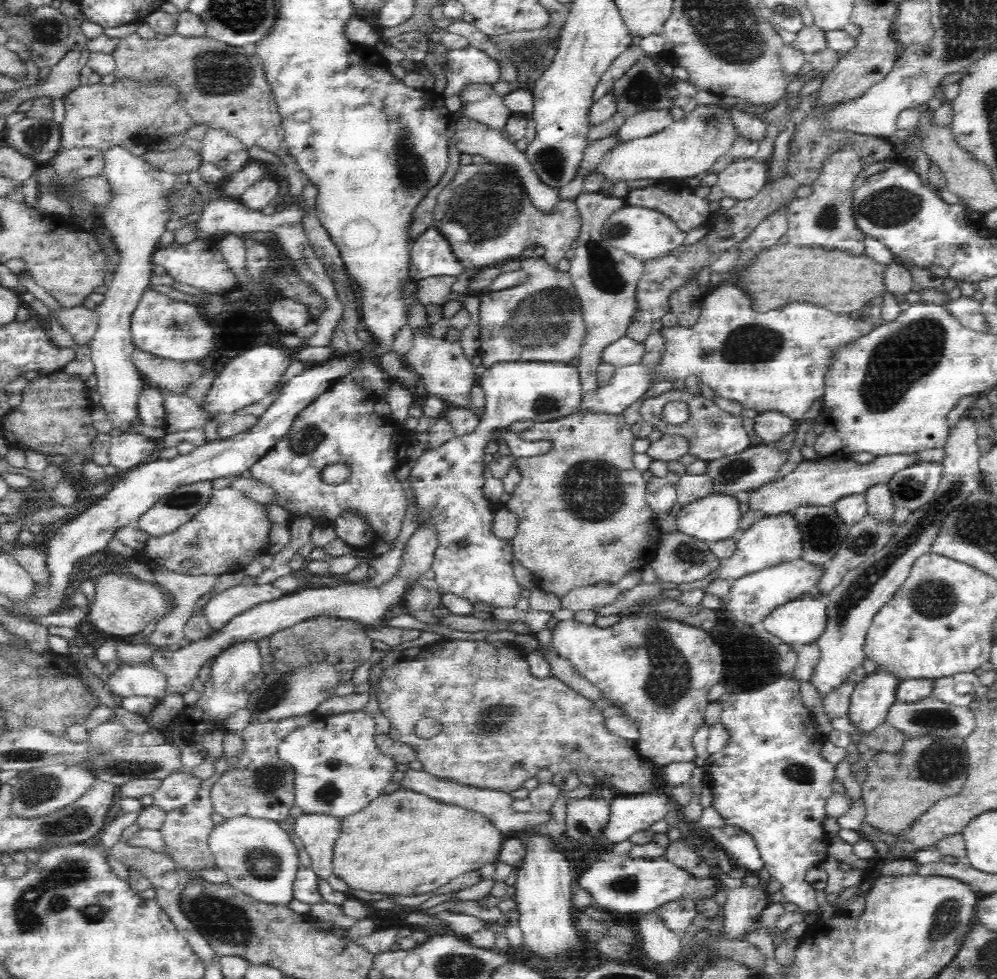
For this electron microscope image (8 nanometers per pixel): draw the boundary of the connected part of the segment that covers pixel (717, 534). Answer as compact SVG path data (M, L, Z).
M713 494L684 506L677 514L677 532L708 544L737 538L742 512L739 499L726 494Z

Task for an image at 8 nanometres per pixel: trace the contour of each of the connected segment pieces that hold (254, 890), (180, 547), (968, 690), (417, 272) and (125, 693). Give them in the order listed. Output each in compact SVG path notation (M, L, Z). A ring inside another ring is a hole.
M251 816L226 819L214 826L208 844L215 866L226 873L227 883L236 890L271 905L288 905L293 899L293 882L301 865L295 842L278 822Z
M231 487L214 489L209 504L206 504L190 522L180 526L172 534L151 537L145 548L137 552L134 558L148 566L150 571L163 568L170 572L219 576L243 569L267 552L270 530L272 523L264 506ZM184 559L192 559L194 566L183 566Z
M962 672L935 679L931 695L942 702L966 707L976 698L976 688L981 685L978 675Z
M434 226L411 244L409 276L415 281L431 276L457 276L464 266L454 257L449 241Z
M119 663L119 667L109 675L107 686L111 694L122 698L146 696L160 702L166 694L166 675L154 667L154 663Z

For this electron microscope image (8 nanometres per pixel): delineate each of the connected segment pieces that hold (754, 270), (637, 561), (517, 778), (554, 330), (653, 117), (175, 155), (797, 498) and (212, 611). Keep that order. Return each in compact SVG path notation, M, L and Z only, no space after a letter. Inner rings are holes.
M778 242L772 248L768 250L760 252L760 254L756 255L756 260L748 266L748 268L744 268L744 270L740 271L737 274L737 286L741 286L742 290L745 290L746 294L749 294L753 309L756 311L762 310L762 314L766 312L766 310L776 310L778 308L783 308L786 304L790 304L790 302L796 303L810 303L814 306L821 306L826 310L832 310L836 314L848 315L850 312L854 312L854 310L859 310L865 312L869 307L868 302L870 300L874 300L874 298L880 298L880 296L884 296L887 290L884 286L884 271L886 271L887 266L882 264L877 264L866 254L846 254L846 252L838 252L838 250L828 250L826 248L822 248L821 246L807 246L807 247L797 247L792 246L791 242L786 242L784 244Z
M576 412L574 414L554 419L550 422L536 422L530 428L518 433L525 441L537 441L540 439L550 439L550 450L541 456L515 459L515 466L522 475L522 480L518 488L514 490L512 498L506 502L508 511L512 511L518 517L518 528L516 535L510 540L513 558L530 570L533 580L538 589L556 595L559 599L570 594L572 590L581 586L594 585L597 582L618 583L620 578L630 571L638 571L646 566L654 558L656 546L660 541L661 532L658 528L656 517L647 502L646 488L648 482L642 477L642 472L636 470L633 464L634 435L630 430L630 425L625 418L618 414L602 414L598 412Z
M440 640L437 644L432 643L432 646L428 646L426 650L430 650L430 652L422 654L418 659L403 658L384 668L378 682L379 692L376 694L376 700L382 714L390 720L389 738L392 738L396 742L402 742L414 749L418 753L418 760L422 763L422 770L426 771L426 773L438 777L438 779L446 779L462 785L497 790L509 794L512 790L522 788L522 784L528 778L534 778L540 770L550 770L553 774L557 772L574 772L574 774L590 782L595 781L595 775L593 774L595 770L603 770L607 773L607 778L602 782L613 784L614 790L620 790L621 795L634 796L654 792L654 772L652 772L649 760L644 759L637 753L634 740L624 740L624 738L620 738L620 736L616 736L616 734L608 731L604 725L605 717L602 715L602 706L578 694L575 690L566 686L566 683L558 680L558 678L554 678L551 675L545 678L533 677L526 662L526 653L518 647L508 644L501 648L495 648L490 642L486 642L485 640ZM426 716L438 720L441 729L434 738L424 740L418 738L418 734L414 732L414 726L416 726L416 722L421 718L426 718ZM518 762L521 763L521 768L514 769L514 764L518 764Z
M542 258L520 259L522 269L528 273L526 282L506 290L483 291L480 294L479 341L481 347L476 354L486 368L501 362L564 362L580 354L586 336L586 325L582 321L582 309L575 294L570 275L550 267Z
M644 110L629 117L617 131L619 142L628 142L635 138L646 138L666 129L674 123L674 118L666 110Z
M184 145L167 151L144 150L141 156L152 167L174 175L199 170L200 164L203 162L200 152L198 153L198 151L194 151Z
M915 454L890 455L874 458L869 464L857 464L852 459L810 459L803 460L792 473L762 486L760 490L754 490L745 494L743 499L748 498L748 509L750 511L763 512L766 515L793 514L800 506L828 506L838 502L852 494L866 494L866 490L874 484L887 484L892 480L894 474L908 466L918 464Z
M242 583L212 598L203 608L204 615L206 615L208 625L215 632L228 624L235 616L244 614L246 610L266 602L279 600L285 595L274 583L262 586Z

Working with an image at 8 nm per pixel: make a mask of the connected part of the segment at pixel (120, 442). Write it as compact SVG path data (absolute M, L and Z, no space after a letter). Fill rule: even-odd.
M110 433L109 464L119 471L129 471L148 463L154 452L154 439L139 433Z

